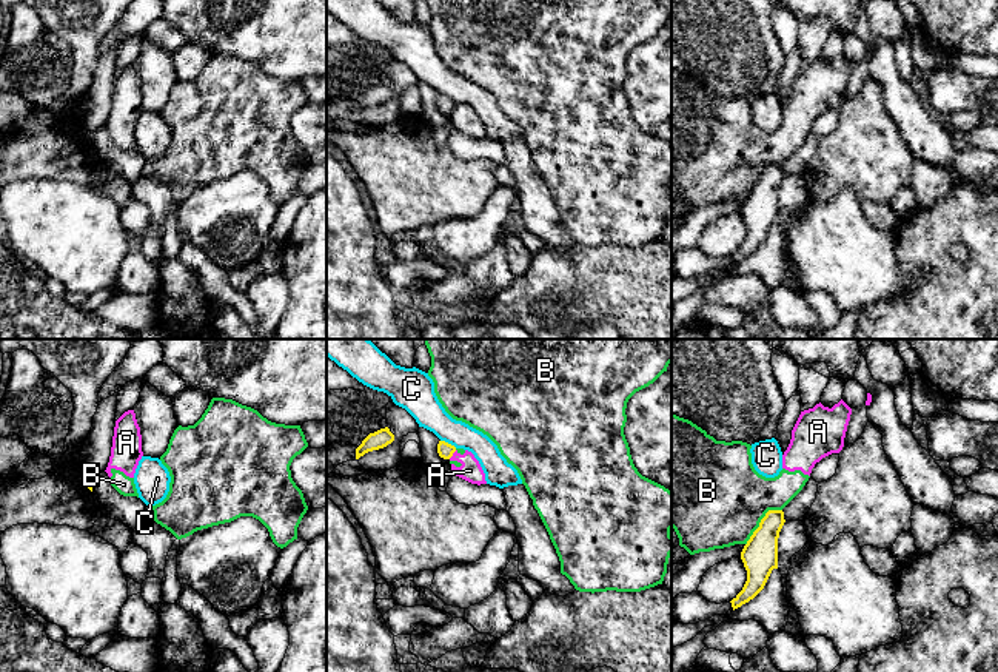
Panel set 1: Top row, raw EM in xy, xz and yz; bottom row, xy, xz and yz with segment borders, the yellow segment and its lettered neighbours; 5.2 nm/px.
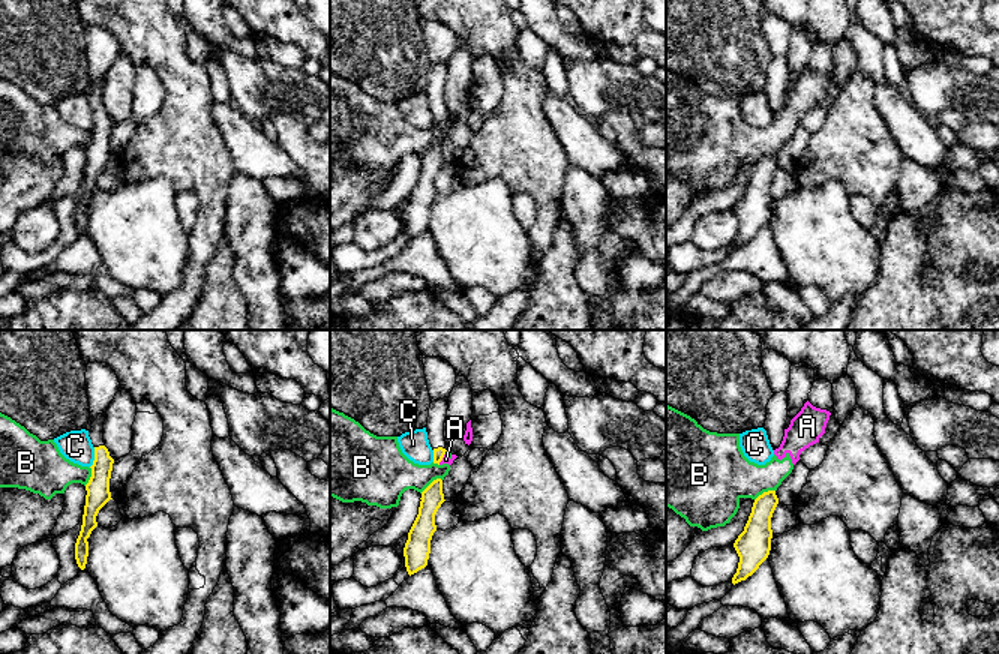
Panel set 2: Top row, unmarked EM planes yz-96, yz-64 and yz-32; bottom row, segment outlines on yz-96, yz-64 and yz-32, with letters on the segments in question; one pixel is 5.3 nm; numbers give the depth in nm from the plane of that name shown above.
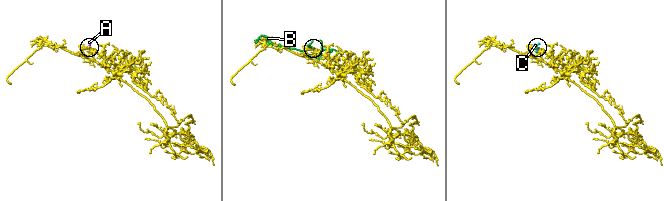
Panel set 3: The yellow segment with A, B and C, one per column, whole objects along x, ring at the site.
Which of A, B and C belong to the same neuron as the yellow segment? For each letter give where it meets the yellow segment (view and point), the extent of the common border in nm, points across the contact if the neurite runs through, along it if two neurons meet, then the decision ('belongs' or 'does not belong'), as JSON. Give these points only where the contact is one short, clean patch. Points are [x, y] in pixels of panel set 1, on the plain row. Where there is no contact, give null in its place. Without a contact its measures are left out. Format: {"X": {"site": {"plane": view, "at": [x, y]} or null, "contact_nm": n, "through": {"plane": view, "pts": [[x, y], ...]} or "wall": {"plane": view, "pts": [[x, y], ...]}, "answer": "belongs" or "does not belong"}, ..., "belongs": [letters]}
{"A": {"site": {"plane": "xz", "at": [452, 110]}, "contact_nm": 60, "wall": {"plane": "xz", "pts": [[456, 105], [448, 113]]}, "answer": "does not belong"}, "B": {"site": {"plane": "yz", "at": [761, 176]}, "contact_nm": 260, "answer": "does not belong"}, "C": {"site": {"plane": "xz", "at": [447, 97]}, "contact_nm": 100, "answer": "does not belong"}, "belongs": []}

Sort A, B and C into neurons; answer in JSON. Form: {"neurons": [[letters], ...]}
{"neurons": [["A", "B"], ["C"]]}

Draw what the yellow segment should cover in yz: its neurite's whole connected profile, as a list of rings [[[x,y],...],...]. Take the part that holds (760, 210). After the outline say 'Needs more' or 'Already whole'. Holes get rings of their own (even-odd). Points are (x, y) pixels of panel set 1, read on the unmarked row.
[[[769,165],[741,207],[747,225],[742,245],[730,256],[733,265],[753,254],[778,223],[778,193],[784,180],[782,165]]]. Already whole

